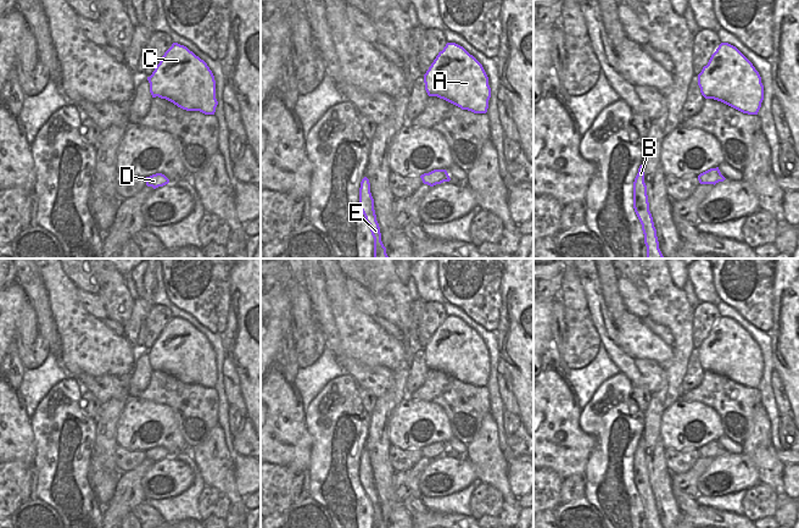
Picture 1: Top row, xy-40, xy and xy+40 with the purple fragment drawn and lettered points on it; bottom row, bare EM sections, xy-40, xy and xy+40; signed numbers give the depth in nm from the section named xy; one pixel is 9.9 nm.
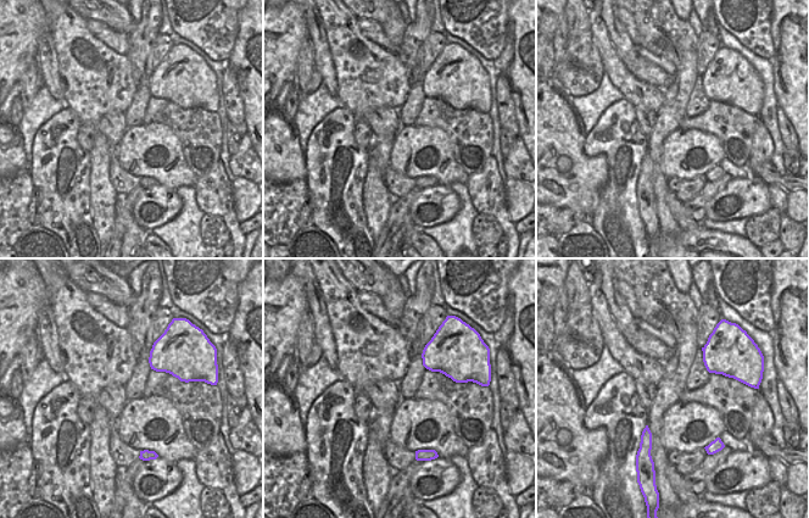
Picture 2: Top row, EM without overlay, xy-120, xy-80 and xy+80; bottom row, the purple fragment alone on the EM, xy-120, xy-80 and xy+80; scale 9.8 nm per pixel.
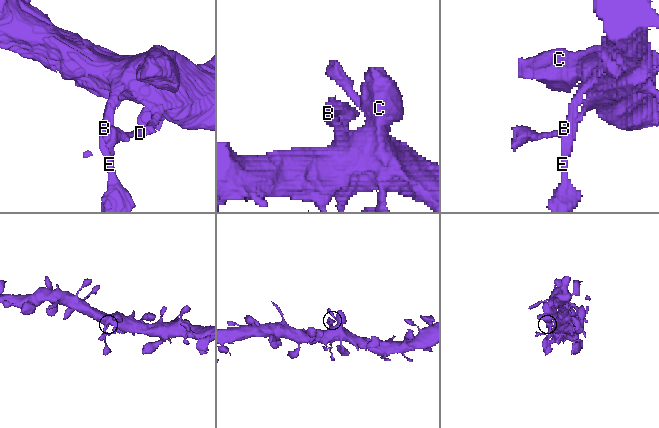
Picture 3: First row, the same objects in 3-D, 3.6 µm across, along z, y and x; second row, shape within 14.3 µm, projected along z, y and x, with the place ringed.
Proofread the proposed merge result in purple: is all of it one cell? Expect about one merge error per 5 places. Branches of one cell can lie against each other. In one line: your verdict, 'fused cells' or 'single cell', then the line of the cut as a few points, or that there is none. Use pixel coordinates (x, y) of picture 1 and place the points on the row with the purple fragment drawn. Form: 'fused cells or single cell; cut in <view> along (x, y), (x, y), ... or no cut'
single cell; no cut

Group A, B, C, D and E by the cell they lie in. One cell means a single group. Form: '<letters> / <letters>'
A B C D E

